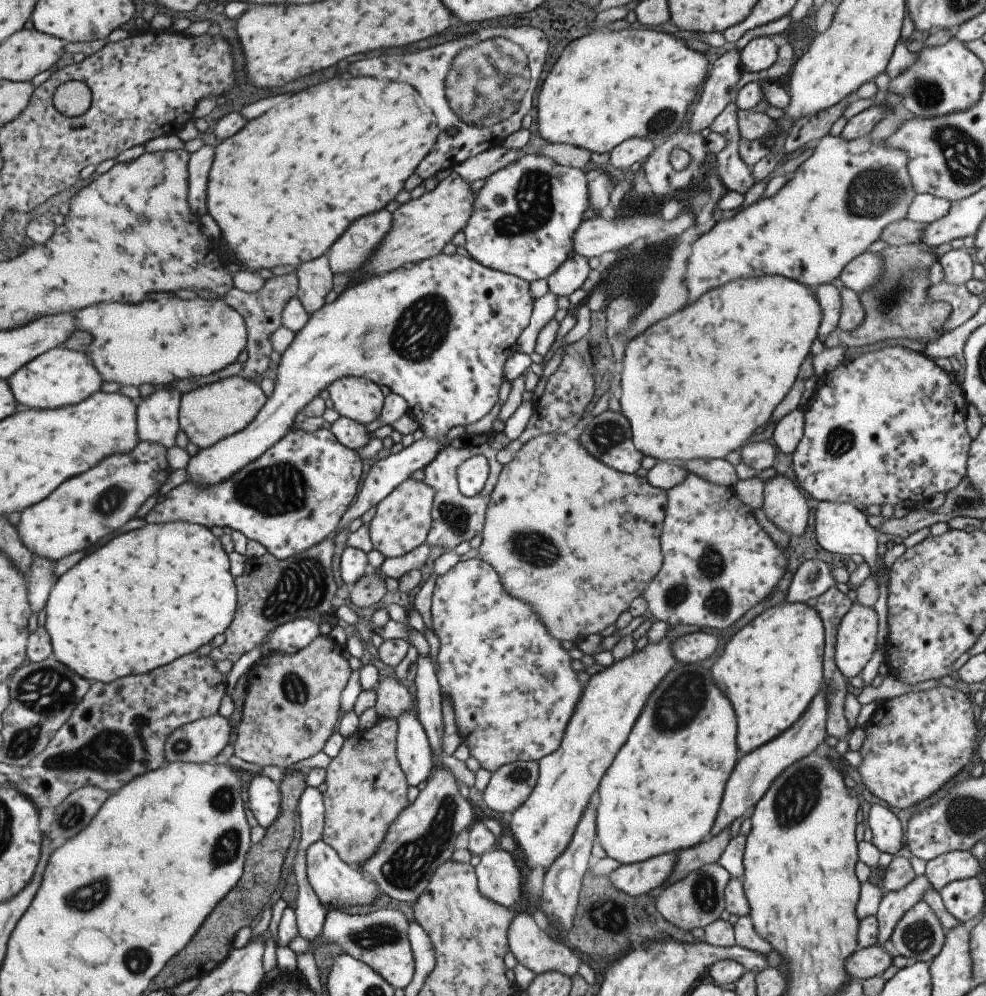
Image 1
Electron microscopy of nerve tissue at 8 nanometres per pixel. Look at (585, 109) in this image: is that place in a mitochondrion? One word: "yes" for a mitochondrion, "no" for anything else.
no

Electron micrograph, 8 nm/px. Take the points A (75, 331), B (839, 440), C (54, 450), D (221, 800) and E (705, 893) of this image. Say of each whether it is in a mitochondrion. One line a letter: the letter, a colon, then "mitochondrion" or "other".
A: other
B: mitochondrion
C: other
D: mitochondrion
E: mitochondrion

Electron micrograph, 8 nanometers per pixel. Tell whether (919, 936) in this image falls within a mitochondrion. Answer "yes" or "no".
yes

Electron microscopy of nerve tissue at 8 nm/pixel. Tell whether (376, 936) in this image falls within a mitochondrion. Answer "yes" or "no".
yes

